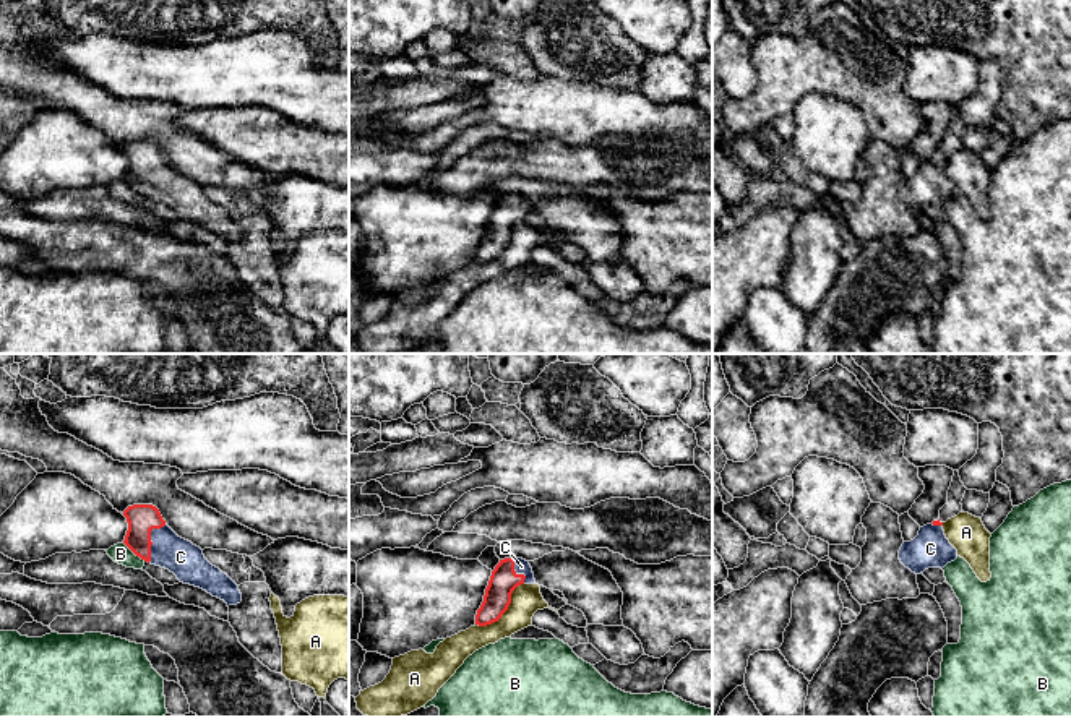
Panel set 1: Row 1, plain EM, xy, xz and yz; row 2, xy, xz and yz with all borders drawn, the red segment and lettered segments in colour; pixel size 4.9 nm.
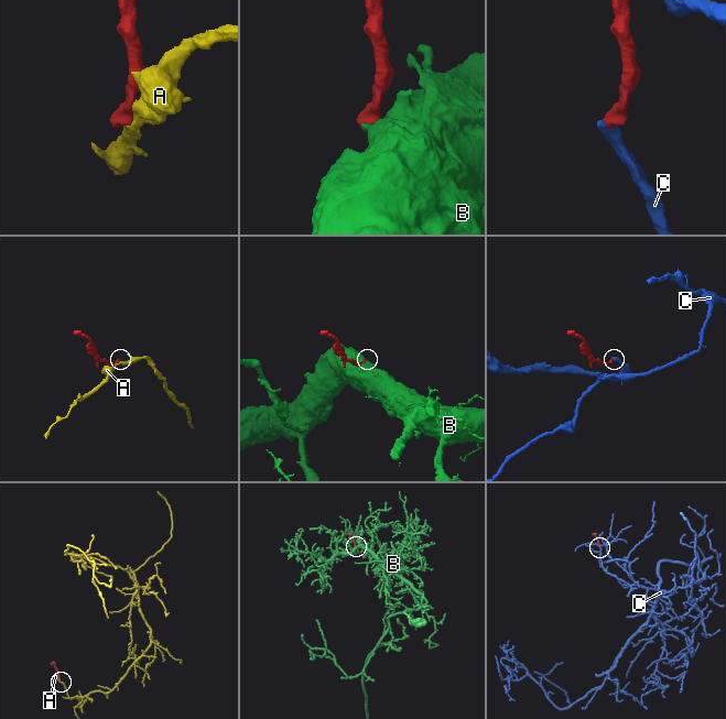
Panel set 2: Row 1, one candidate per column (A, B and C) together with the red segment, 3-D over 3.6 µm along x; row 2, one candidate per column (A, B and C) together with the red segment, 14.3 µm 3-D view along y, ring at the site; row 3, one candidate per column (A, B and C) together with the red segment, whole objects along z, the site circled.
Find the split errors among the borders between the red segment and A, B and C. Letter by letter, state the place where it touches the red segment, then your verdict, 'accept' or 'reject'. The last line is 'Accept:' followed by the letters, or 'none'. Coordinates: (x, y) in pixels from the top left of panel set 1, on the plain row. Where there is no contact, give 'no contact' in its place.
A: contact xz (505, 247); reject
B: contact xy (135, 190); reject
C: contact xy (150, 176); accept
Accept: C

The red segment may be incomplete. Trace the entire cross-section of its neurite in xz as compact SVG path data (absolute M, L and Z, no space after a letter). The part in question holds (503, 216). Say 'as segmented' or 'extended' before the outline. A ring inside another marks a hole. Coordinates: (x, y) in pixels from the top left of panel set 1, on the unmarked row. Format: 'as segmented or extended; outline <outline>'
extended; outline M523 195L500 196L492 208L475 261L487 263L498 258L511 240L513 227L521 221L536 221L529 198Z

